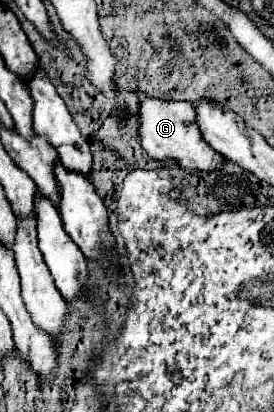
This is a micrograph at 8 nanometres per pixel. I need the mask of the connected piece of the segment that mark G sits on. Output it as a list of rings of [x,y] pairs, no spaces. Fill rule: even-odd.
[[[134,90],[138,96],[138,140],[140,146],[148,156],[154,160],[176,160],[180,166],[184,166],[190,172],[202,170],[216,170],[222,164],[222,156],[216,154],[202,138],[196,122],[194,122],[194,110],[192,102],[166,102],[152,96],[142,94],[140,90]]]

